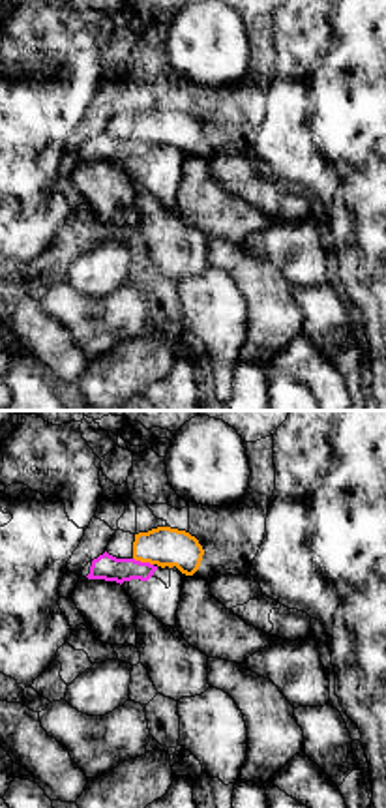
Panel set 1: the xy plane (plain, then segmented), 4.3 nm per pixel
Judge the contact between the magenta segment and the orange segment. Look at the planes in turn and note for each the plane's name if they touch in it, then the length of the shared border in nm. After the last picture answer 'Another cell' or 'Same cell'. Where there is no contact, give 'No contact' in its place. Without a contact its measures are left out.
Touches magenta in xy. Shared border 90 nm

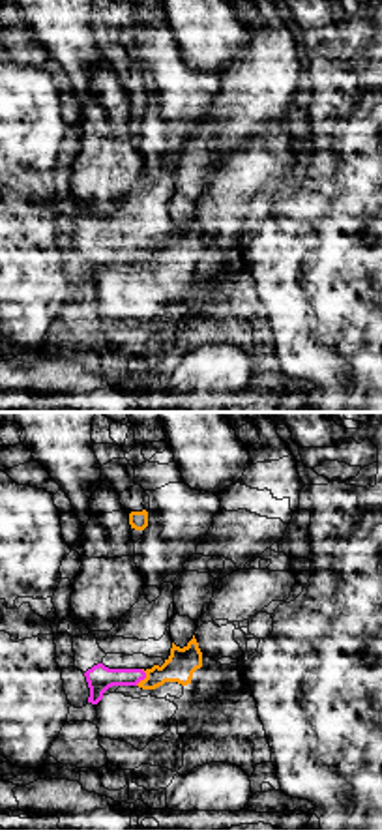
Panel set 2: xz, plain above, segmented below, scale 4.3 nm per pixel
Touches magenta in xz. Shared border 80 nm

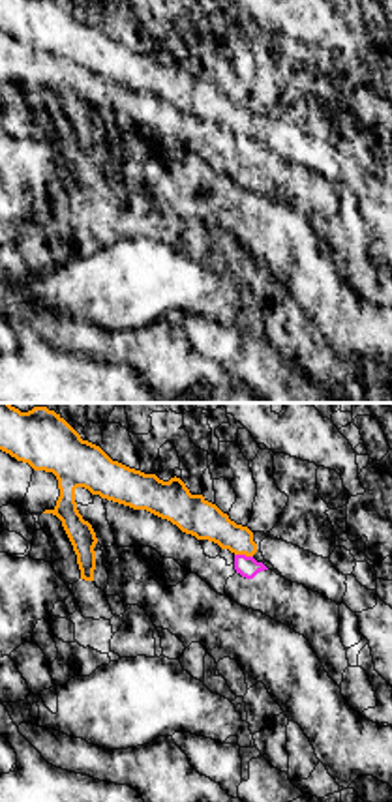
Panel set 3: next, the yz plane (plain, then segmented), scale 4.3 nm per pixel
Touches magenta in yz. Shared border 80 nm

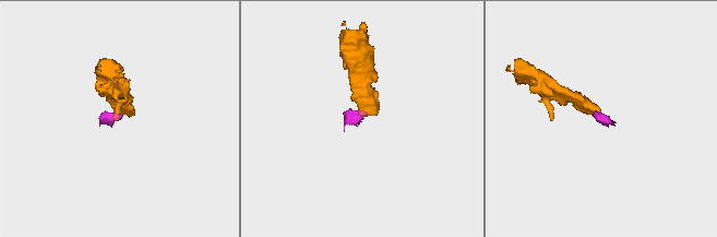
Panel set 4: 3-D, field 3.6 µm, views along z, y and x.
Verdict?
Another cell

